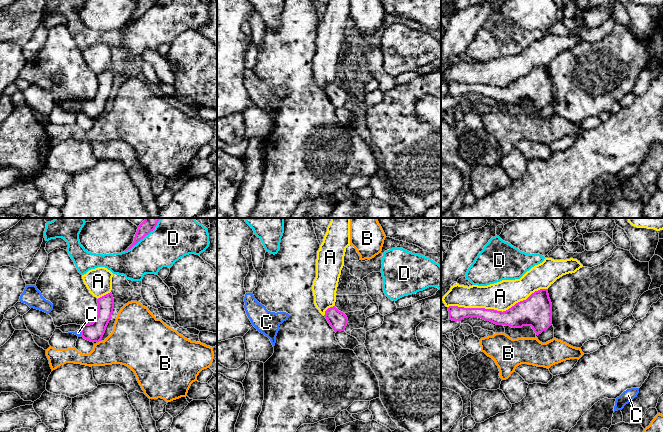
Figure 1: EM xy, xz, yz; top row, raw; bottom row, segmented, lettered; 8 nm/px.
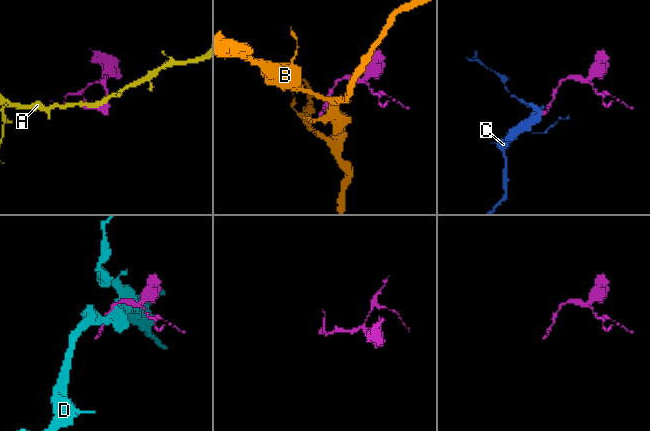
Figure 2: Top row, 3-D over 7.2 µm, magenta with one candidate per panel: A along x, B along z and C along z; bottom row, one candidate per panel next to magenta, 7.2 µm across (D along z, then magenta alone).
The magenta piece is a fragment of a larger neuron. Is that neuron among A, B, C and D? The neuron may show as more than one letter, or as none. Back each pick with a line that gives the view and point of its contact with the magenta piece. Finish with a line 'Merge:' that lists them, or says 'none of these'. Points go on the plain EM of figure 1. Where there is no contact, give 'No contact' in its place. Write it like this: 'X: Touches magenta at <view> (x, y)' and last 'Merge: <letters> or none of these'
C: Touches magenta at xy (81, 108)
Merge: C

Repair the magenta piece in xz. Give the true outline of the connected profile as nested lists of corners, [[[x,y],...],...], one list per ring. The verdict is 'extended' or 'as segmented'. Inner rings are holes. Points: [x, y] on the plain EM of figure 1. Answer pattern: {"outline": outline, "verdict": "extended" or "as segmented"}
{"outline": [[[335,82],[328,84],[324,92],[335,108],[344,107],[348,100],[347,92]]], "verdict": "as segmented"}

